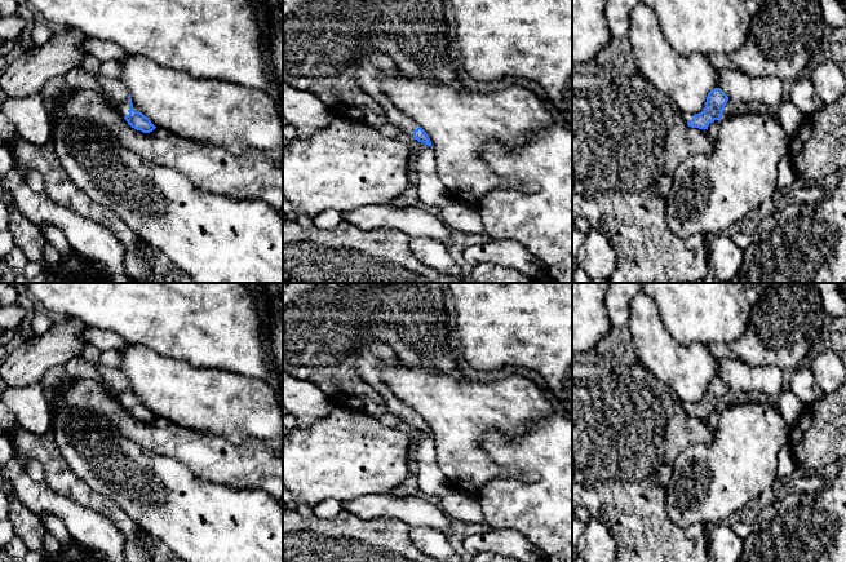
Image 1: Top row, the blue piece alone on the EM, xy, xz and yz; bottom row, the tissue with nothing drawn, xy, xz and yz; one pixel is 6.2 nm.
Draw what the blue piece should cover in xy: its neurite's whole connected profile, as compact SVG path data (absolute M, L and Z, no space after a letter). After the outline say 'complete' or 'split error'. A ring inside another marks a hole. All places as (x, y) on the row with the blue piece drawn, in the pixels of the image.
M97 75L97 80L105 96L125 114L124 119L132 128L143 133L150 133L156 128L147 116L133 109L129 90L119 79Z; split error

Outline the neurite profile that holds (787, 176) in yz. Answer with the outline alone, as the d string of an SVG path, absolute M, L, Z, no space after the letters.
M787 155L778 164L776 189L785 193L794 182L798 182L798 178L793 169L790 156Z

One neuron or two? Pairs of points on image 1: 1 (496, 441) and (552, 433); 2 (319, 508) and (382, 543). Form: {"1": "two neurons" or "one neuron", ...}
{"1": "one neuron", "2": "two neurons"}

